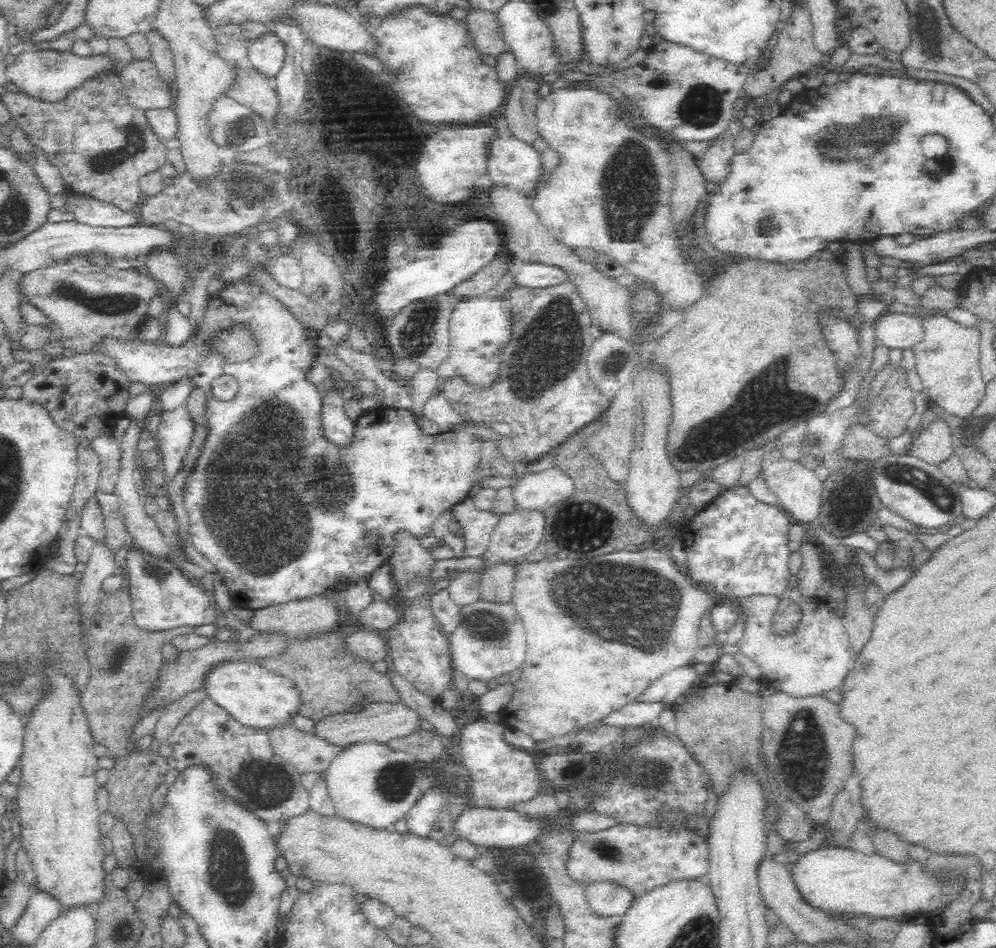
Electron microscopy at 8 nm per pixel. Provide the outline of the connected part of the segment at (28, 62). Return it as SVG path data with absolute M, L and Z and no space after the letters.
M32 48L16 55L12 64L5 65L4 75L6 75L7 82L16 84L22 93L26 93L32 98L44 102L60 102L86 78L92 78L107 69L112 69L108 66L107 55L92 55L90 58L82 58L70 52Z

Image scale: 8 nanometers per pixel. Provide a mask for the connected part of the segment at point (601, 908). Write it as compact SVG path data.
M607 878L588 880L584 894L590 909L598 916L625 915L638 898L627 886Z

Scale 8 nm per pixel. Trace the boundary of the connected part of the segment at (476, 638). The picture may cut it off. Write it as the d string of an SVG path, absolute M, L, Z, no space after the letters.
M475 600L460 607L461 624L448 639L452 666L455 673L467 679L483 679L488 681L514 668L522 667L524 652L526 652L526 638L524 638L523 623L518 611L508 604L496 604Z

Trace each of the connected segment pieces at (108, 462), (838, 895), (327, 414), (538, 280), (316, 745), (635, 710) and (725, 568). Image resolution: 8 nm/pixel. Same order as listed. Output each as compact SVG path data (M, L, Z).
M105 434L95 438L91 447L102 459L102 472L97 482L97 492L114 495L121 471L122 451L120 442L113 436Z
M821 846L809 851L790 867L795 883L804 898L829 914L861 912L880 918L898 917L930 912L957 900L966 886L966 870L928 868L920 860L904 864L878 852L864 854L844 846Z
M332 388L324 397L322 409L321 428L323 435L330 444L347 451L353 444L357 435L357 426L344 412L345 402L341 393Z
M522 262L520 271L514 277L513 286L546 287L569 280L569 272L561 266L550 266L539 262Z
M294 725L266 730L274 752L298 774L322 773L347 745L334 744Z
M634 700L634 702L628 702L610 712L598 723L606 724L627 724L629 728L639 728L640 726L657 721L658 716L662 710L671 705L666 703L665 700Z
M733 485L728 487L720 496L717 496L706 508L701 511L695 512L686 523L684 523L680 529L679 538L683 544L684 552L687 554L687 574L698 582L699 585L705 583L714 584L714 588L720 593L725 594L729 598L743 598L746 596L752 596L753 594L776 594L782 595L784 590L784 582L786 582L786 576L788 576L788 563L790 560L790 538L788 532L790 532L790 525L793 524L791 514L779 503L776 505L765 504L758 501L748 487L741 487L740 485Z

